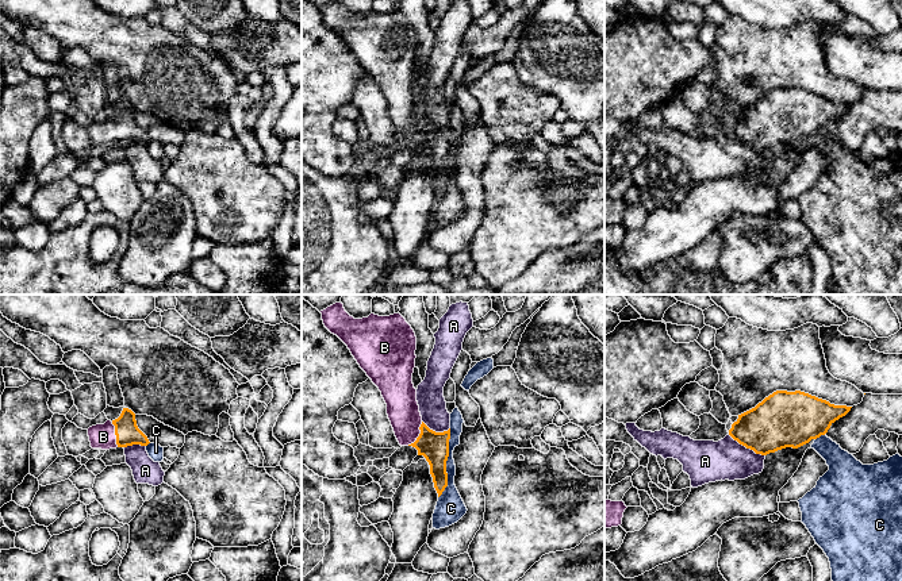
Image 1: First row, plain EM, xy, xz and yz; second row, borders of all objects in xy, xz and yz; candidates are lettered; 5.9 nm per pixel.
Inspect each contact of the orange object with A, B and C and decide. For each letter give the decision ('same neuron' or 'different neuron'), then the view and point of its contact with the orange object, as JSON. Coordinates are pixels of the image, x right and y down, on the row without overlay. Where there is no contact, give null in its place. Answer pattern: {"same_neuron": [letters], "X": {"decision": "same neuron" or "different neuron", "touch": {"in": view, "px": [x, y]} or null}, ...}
{"same_neuron": ["B"], "A": {"decision": "different neuron", "touch": {"in": "yz", "px": [747, 145]}}, "B": {"decision": "same neuron", "touch": {"in": "xz", "px": [419, 133]}}, "C": {"decision": "different neuron", "touch": {"in": "xz", "px": [445, 161]}}}

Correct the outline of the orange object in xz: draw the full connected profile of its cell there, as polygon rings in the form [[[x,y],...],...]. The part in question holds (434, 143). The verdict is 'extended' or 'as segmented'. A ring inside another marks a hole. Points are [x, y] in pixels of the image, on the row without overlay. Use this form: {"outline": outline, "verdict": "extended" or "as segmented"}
{"outline": [[[335,0],[321,8],[325,24],[337,32],[350,47],[352,53],[379,85],[387,101],[387,112],[400,143],[412,143],[418,153],[423,153],[430,162],[434,185],[438,195],[448,184],[446,158],[449,154],[450,126],[444,130],[430,127],[423,119],[417,99],[417,86],[412,81],[415,65],[417,34],[411,23],[400,11],[354,16],[342,0]]], "verdict": "extended"}

